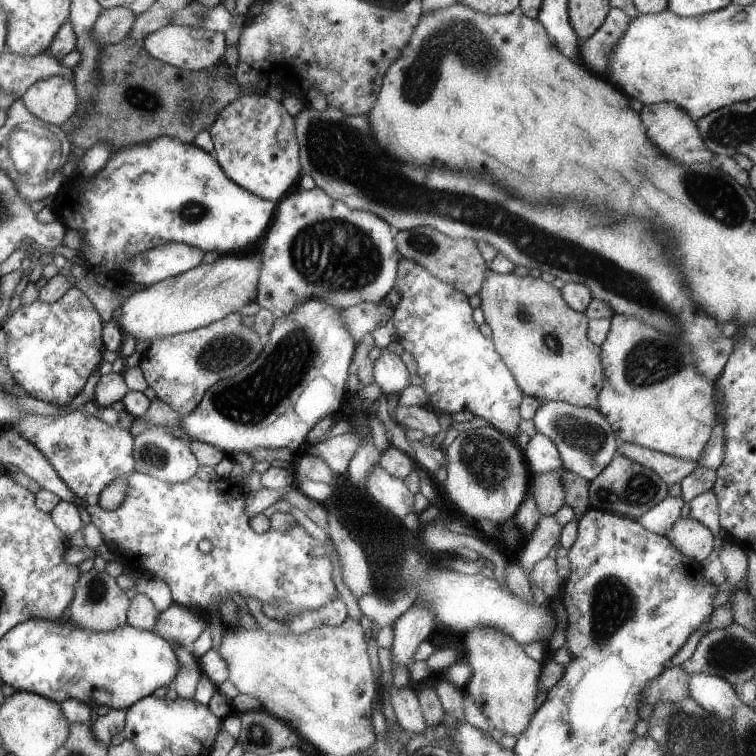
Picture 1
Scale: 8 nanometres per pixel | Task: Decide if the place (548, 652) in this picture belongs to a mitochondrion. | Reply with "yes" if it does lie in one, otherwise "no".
no

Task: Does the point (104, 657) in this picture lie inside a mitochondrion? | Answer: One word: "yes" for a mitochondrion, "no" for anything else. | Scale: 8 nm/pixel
no

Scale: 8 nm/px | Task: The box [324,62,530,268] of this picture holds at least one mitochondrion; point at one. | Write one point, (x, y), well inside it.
(420, 244)

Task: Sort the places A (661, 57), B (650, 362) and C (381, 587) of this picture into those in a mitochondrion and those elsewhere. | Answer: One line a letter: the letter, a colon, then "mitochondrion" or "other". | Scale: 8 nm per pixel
A: other
B: mitochondrion
C: other

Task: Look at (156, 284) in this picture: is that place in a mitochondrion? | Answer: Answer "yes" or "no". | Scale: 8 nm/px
no

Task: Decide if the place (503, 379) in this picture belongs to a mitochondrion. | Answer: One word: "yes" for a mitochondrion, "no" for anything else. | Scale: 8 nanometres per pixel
no

